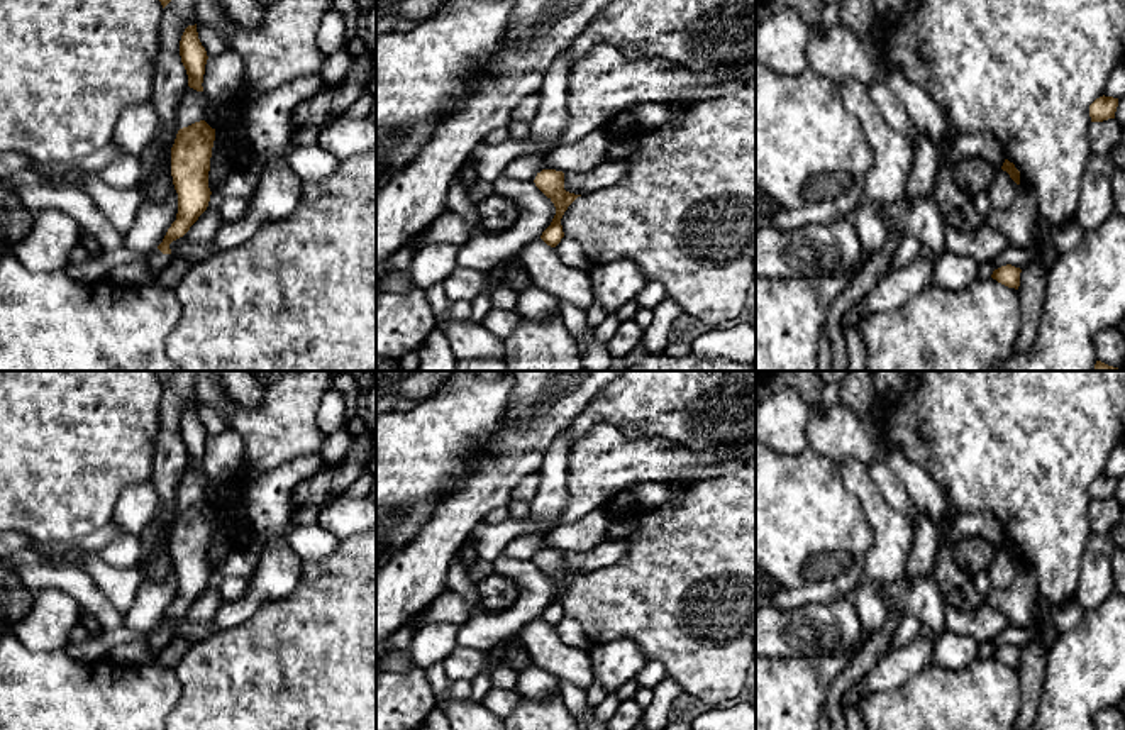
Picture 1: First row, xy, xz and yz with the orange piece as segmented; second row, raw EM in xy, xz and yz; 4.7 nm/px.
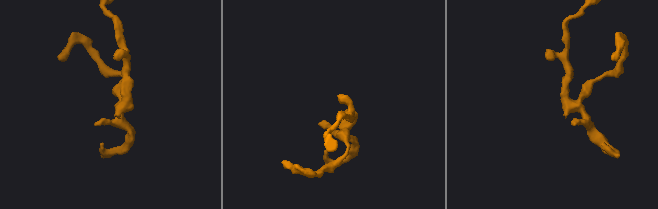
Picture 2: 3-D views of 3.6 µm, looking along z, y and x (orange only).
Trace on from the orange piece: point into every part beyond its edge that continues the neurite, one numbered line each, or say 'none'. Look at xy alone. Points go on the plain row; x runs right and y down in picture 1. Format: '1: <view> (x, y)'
1: xy (156, 639)

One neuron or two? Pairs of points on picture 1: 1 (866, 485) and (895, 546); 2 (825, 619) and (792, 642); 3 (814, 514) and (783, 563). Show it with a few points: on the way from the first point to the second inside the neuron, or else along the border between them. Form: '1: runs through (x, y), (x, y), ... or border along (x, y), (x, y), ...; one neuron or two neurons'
1: runs through (871, 500), (892, 530); one neuron
2: runs through (817, 627), (800, 634); one neuron
3: runs through (802, 525), (783, 544), (783, 551); one neuron

